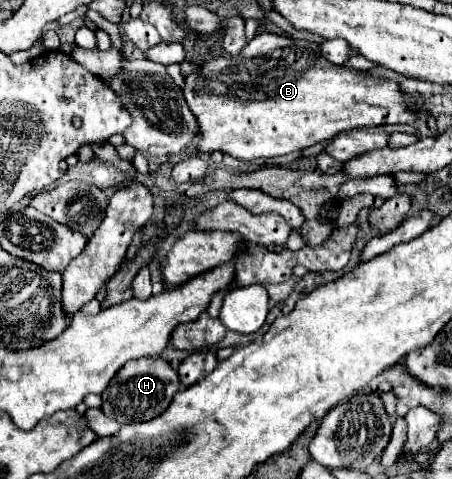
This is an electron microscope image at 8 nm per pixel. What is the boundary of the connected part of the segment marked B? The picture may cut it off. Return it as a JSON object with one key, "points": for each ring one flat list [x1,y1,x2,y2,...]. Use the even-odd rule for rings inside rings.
{"points":[[268,32,254,36,254,40,248,42,238,56,212,60,188,74,182,92,200,126,200,142,196,152,218,150,238,160,282,156,294,150,310,148,322,140,332,140,334,136,354,128,406,124,416,118,412,108,402,102,404,94,400,94,396,82,376,80,366,76,366,72,334,66,320,54,318,44]]}

